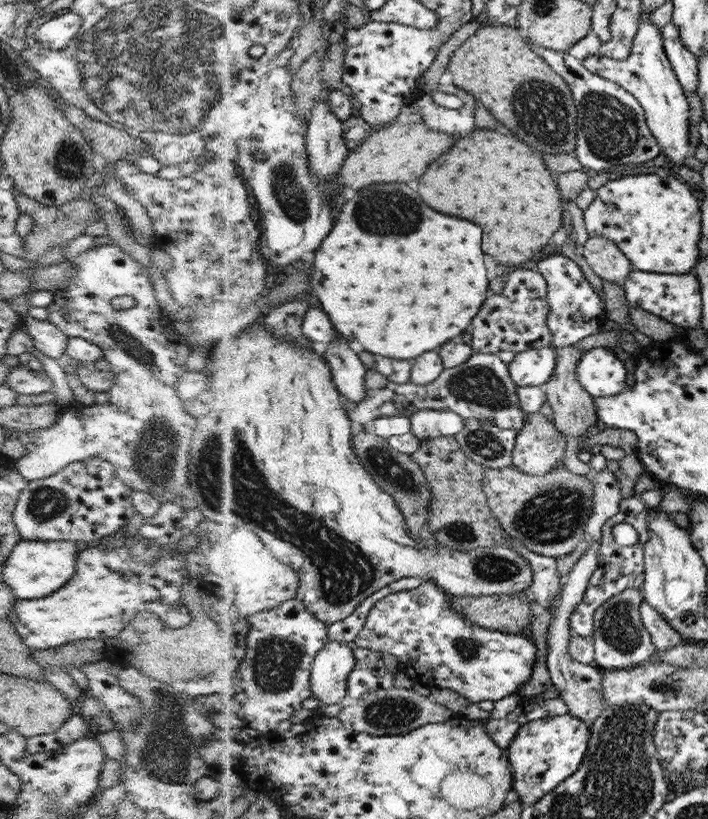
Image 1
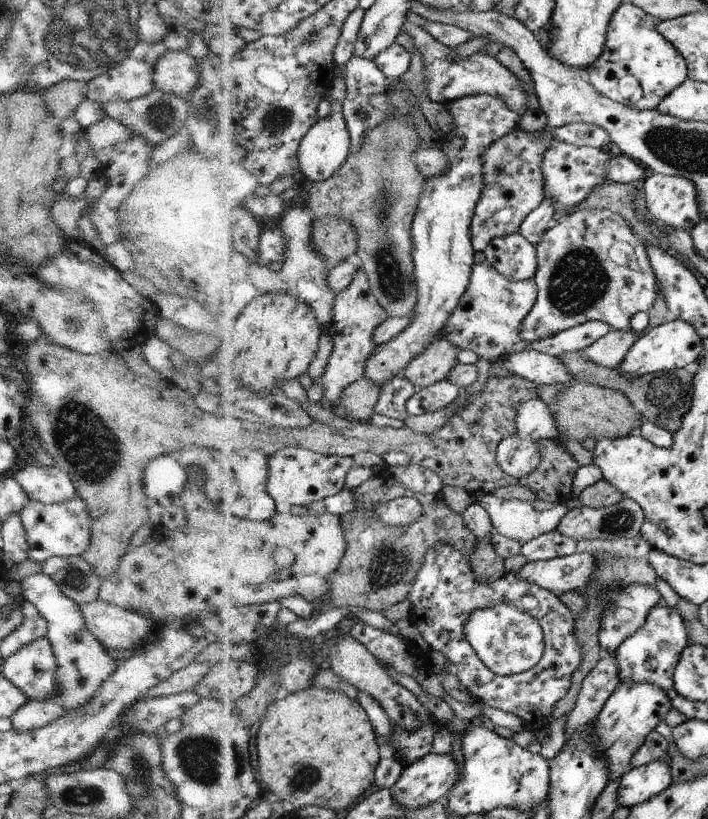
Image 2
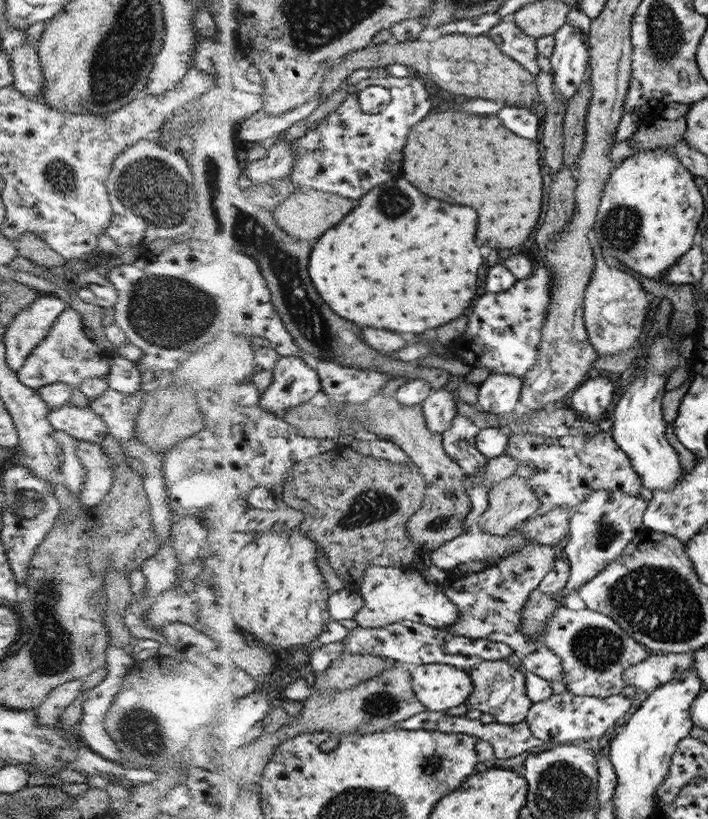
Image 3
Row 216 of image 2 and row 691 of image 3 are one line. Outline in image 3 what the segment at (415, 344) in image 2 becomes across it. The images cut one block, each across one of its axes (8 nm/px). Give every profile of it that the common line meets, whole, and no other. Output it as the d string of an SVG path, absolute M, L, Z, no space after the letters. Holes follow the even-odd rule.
M422 664L412 673L418 698L434 712L466 704L474 690L470 673L452 664Z

